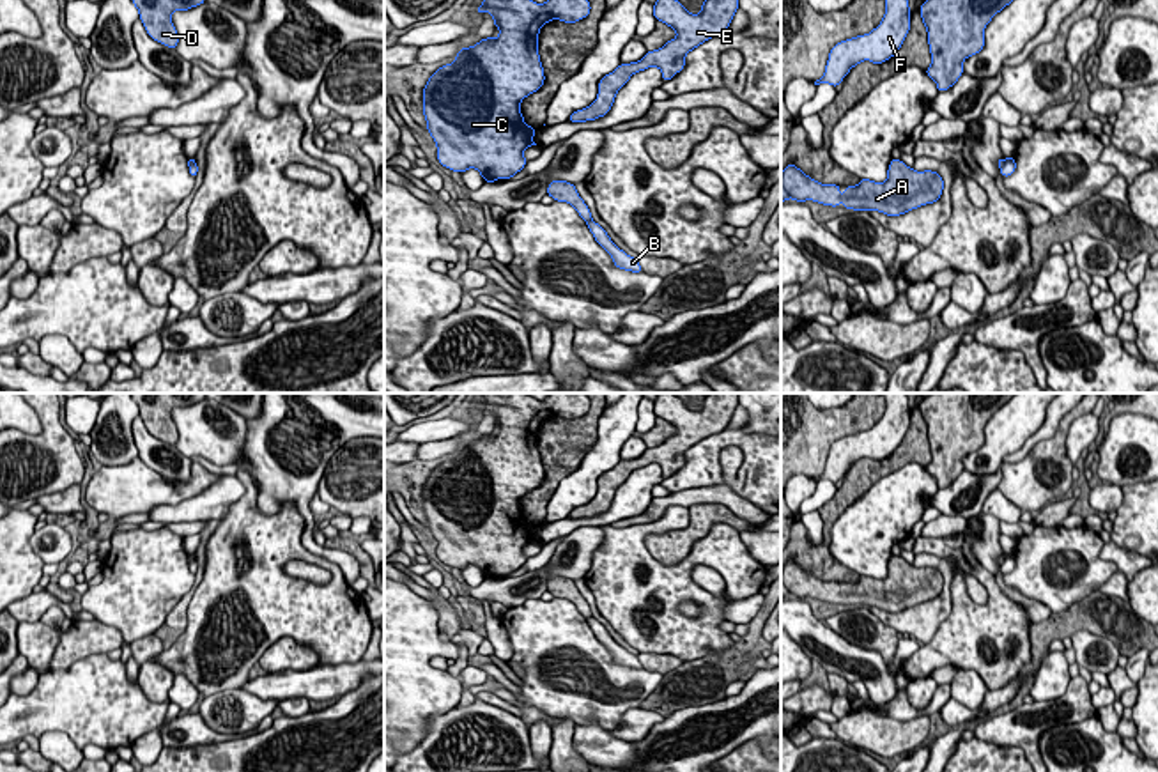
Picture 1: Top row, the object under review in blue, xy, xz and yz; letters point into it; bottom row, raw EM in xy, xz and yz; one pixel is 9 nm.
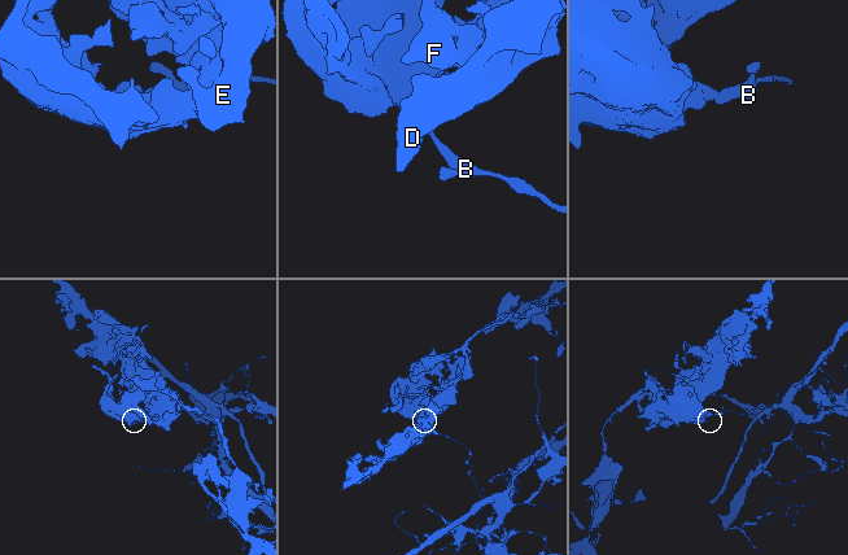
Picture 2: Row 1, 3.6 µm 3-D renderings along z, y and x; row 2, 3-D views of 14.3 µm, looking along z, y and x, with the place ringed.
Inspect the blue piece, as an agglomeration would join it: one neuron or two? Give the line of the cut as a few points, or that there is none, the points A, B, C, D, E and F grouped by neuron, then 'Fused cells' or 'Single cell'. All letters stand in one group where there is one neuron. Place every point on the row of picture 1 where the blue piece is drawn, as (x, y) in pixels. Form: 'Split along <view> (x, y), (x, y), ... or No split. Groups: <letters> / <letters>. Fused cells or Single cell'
Split along xz (590, 218), (586, 222). Groups: A C D E F / B. Fused cells

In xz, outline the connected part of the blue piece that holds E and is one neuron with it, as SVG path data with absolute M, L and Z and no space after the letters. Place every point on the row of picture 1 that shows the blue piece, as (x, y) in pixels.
M657 0L653 16L676 32L676 37L662 48L646 51L646 55L630 64L620 64L613 73L598 81L597 99L574 112L568 122L595 120L609 113L614 97L632 74L648 67L659 67L662 80L669 81L685 67L685 55L712 37L728 32L728 27L738 9L738 0L705 0L698 14L691 14L678 0Z

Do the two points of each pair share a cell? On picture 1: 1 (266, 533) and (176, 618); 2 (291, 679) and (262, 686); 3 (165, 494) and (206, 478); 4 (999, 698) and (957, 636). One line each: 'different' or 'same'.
1: different
2: same
3: same
4: different

